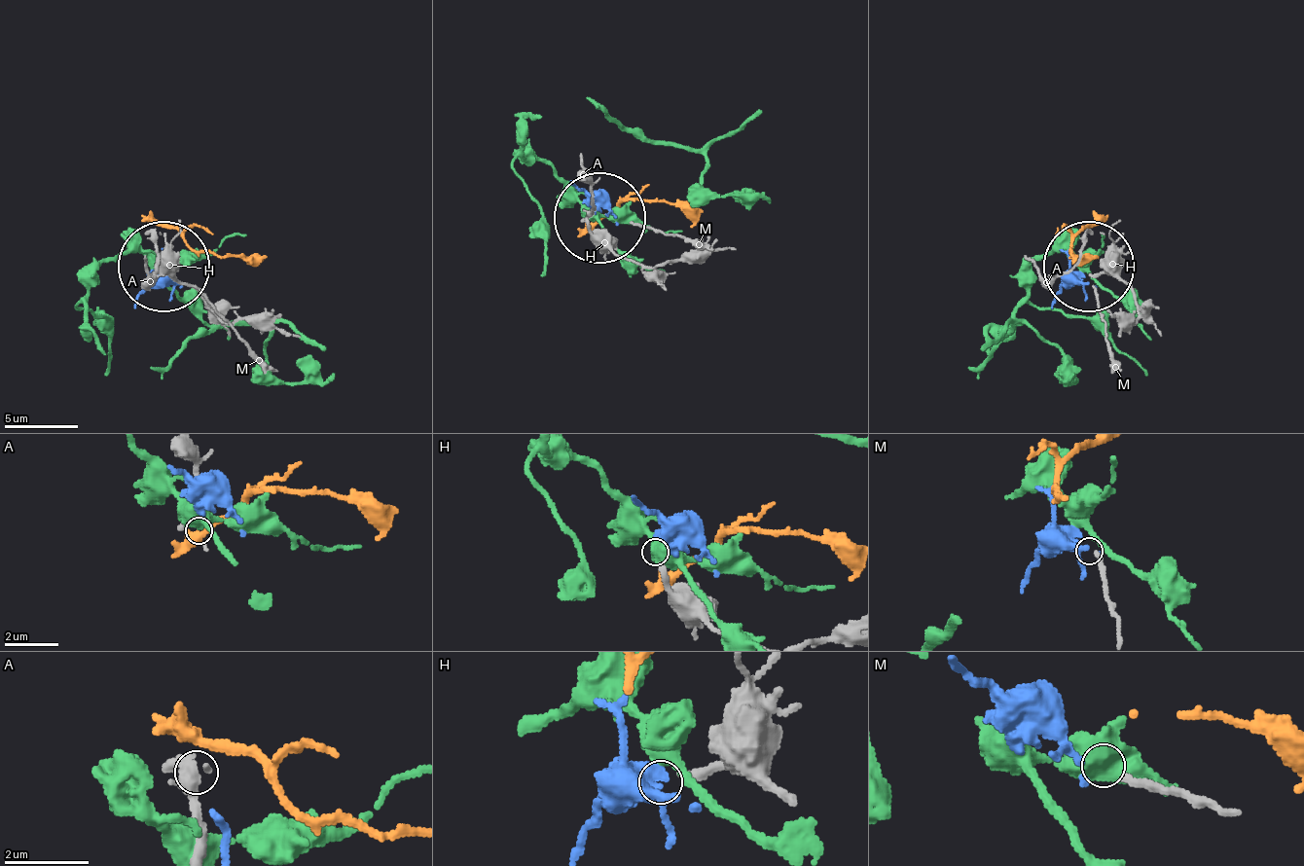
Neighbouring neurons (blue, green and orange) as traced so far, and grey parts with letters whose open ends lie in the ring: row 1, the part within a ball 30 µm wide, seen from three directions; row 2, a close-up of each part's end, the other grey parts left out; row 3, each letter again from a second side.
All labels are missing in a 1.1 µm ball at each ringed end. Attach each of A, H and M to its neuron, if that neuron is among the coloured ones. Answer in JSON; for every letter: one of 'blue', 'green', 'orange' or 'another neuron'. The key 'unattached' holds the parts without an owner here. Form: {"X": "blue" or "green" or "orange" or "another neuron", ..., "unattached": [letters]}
{"A": "another neuron", "H": "another neuron", "M": "another neuron", "unattached": ["A", "H", "M"]}

